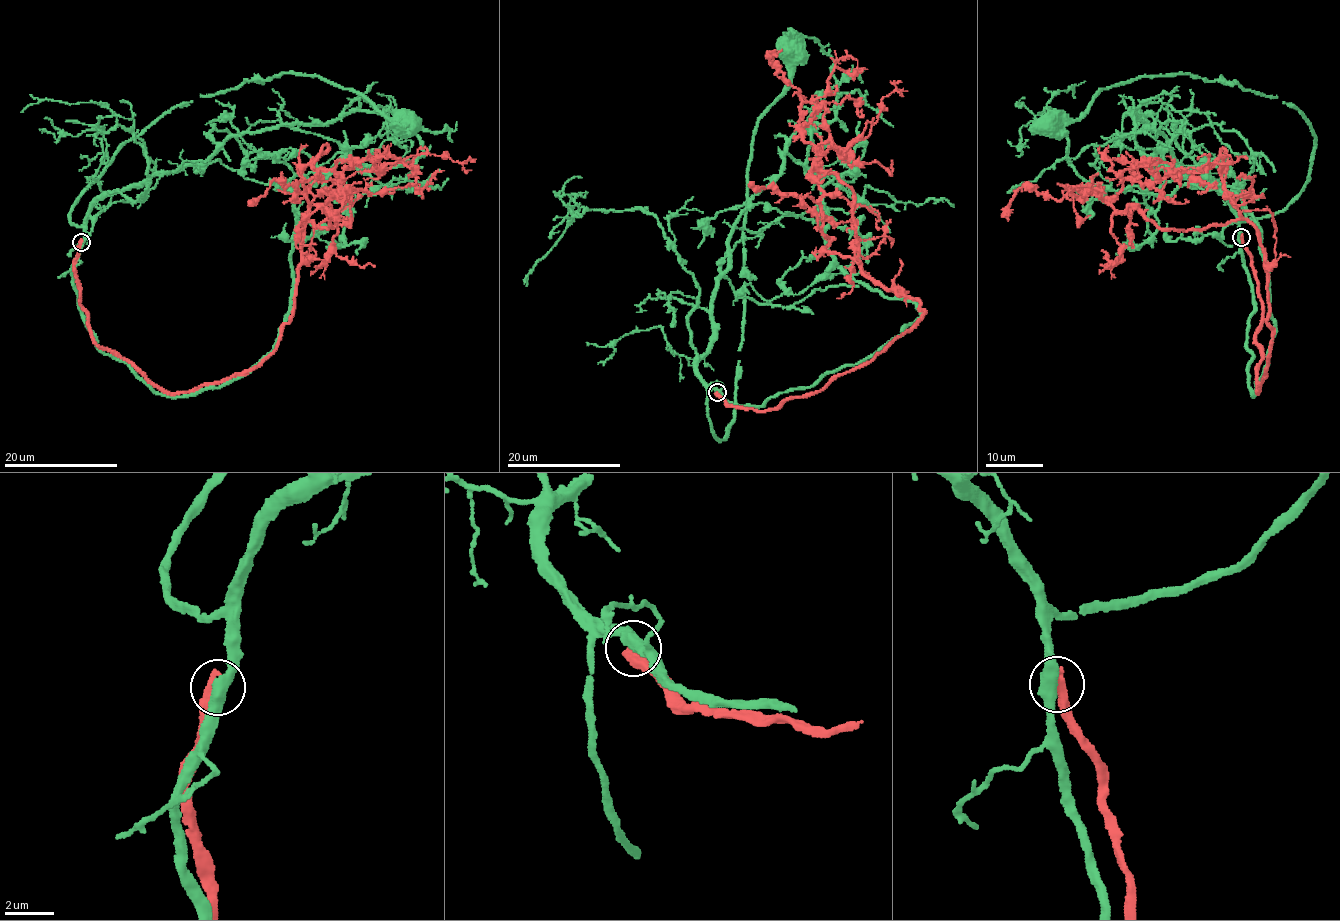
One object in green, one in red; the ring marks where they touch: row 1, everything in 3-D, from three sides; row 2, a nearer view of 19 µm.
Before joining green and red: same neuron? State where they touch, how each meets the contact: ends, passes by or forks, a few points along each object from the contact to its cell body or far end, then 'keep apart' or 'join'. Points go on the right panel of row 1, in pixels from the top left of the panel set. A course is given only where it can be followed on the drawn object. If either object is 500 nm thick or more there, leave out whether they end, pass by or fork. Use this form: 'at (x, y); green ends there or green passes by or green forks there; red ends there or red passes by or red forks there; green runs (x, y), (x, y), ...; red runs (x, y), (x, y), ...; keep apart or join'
at (1241, 237); green passes by; red ends there; green runs (1241, 238), (1239, 222), (1274, 214), (1309, 177), (1317, 144), (1294, 107), (1171, 73), (1045, 123); red runs (1241, 238), (1262, 312), (1258, 392), (1272, 339), (1265, 249), (1231, 203), (1220, 158), (1199, 172), (1136, 165); keep apart

